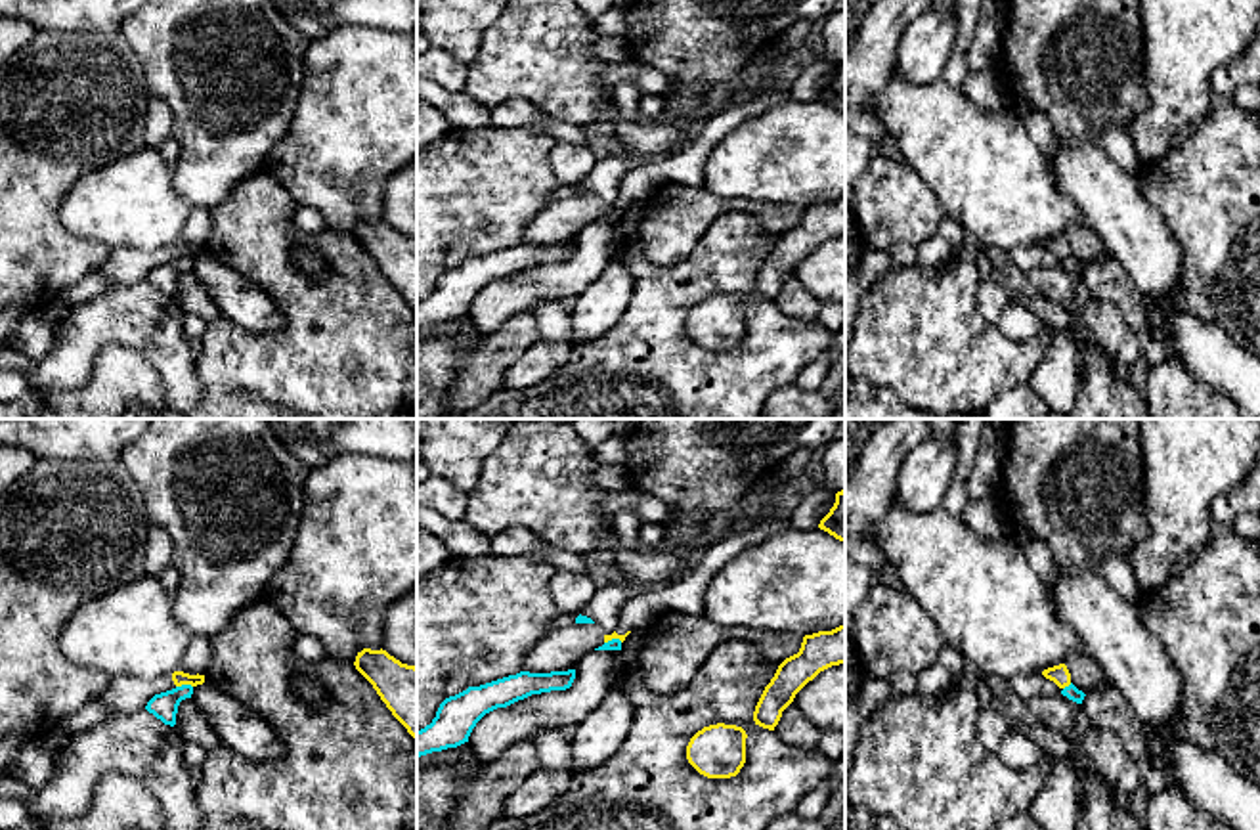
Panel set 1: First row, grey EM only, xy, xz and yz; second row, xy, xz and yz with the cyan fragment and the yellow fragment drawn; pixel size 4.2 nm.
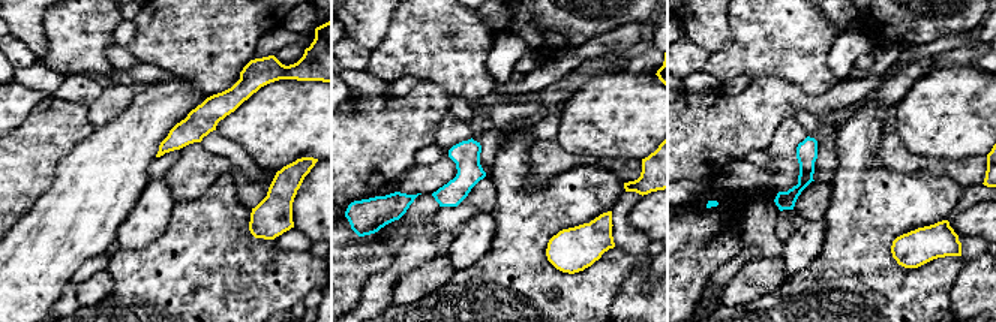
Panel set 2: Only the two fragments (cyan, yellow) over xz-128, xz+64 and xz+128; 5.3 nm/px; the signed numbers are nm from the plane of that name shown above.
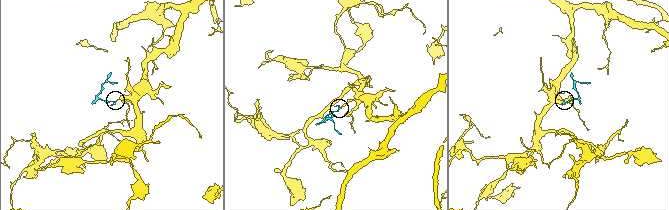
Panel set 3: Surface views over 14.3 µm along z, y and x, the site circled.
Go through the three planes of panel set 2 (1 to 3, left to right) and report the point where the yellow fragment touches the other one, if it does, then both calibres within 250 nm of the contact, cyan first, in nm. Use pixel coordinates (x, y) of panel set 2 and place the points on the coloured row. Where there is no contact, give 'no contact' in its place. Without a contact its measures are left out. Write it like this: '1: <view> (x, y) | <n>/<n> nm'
1: no contact
2: no contact
3: no contact

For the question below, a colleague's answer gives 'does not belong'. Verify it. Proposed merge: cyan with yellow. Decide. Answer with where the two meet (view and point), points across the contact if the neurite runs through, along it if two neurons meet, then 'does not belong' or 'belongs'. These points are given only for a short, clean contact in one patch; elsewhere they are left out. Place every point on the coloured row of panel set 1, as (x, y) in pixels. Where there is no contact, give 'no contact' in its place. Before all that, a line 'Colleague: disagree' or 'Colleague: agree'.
Colleague: agree
meets cyan in xy at (184, 685); border along xy (192, 685), (176, 687); does not belong

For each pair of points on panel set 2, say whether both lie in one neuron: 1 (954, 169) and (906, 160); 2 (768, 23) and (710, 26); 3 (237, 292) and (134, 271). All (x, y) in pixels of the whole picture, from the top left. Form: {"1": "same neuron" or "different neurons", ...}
{"1": "same neuron", "2": "different neurons", "3": "same neuron"}

